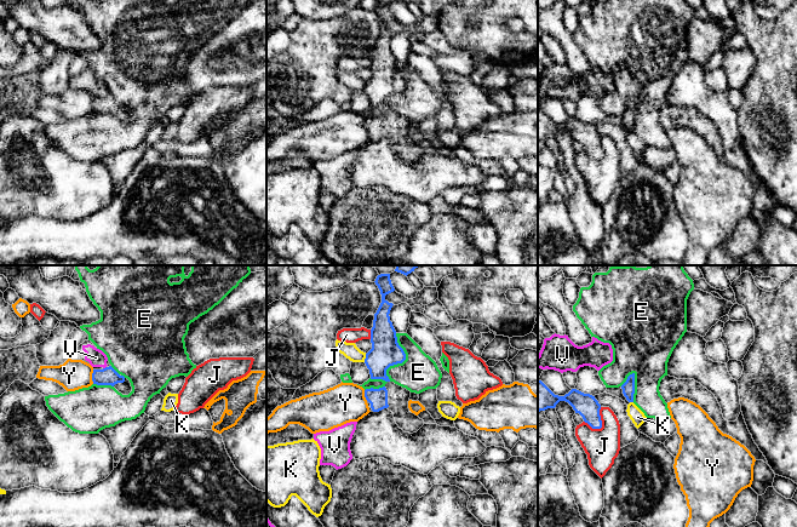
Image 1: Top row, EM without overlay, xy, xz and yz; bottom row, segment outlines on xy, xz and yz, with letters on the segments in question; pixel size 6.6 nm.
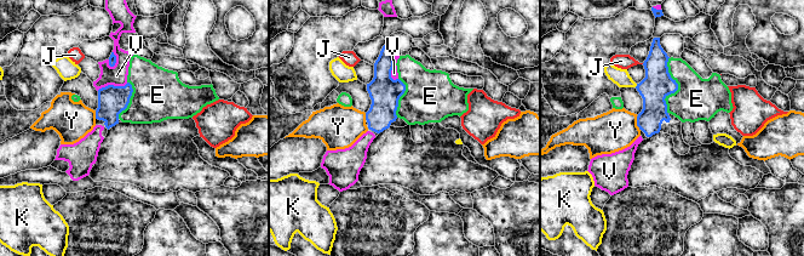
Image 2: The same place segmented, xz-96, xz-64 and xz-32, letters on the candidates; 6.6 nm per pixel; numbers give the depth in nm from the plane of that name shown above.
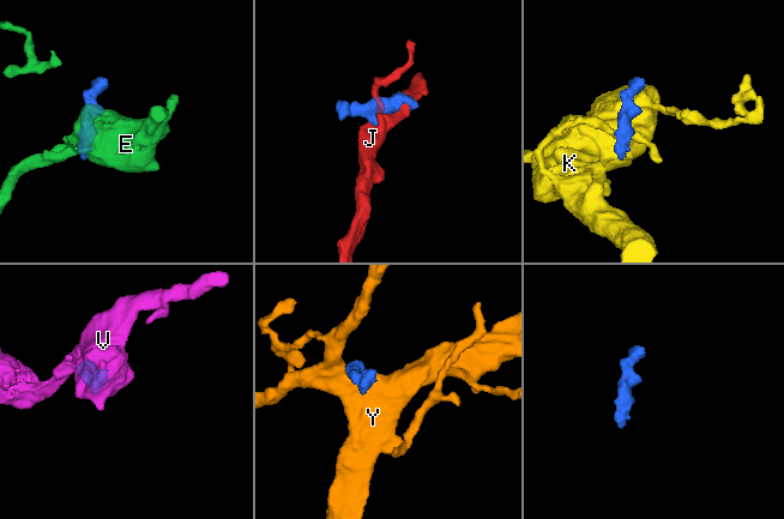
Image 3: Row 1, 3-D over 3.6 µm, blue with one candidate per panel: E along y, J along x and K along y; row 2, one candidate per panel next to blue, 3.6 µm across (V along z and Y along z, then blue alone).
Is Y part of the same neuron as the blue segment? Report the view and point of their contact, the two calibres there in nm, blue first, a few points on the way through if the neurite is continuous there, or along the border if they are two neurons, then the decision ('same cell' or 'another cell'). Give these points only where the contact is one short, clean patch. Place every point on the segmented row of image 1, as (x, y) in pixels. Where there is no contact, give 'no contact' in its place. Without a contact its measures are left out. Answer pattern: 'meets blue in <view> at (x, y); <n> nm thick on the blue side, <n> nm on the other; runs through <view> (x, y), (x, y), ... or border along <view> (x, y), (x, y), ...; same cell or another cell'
meets blue in xy at (92, 374); 120 nm thick on the blue side, 200 nm on the other; border along xy (93, 370), (91, 379); another cell

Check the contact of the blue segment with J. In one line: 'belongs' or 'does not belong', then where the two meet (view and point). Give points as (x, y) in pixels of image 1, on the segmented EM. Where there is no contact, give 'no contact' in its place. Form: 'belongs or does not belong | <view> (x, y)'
does not belong | yz (601, 422)

